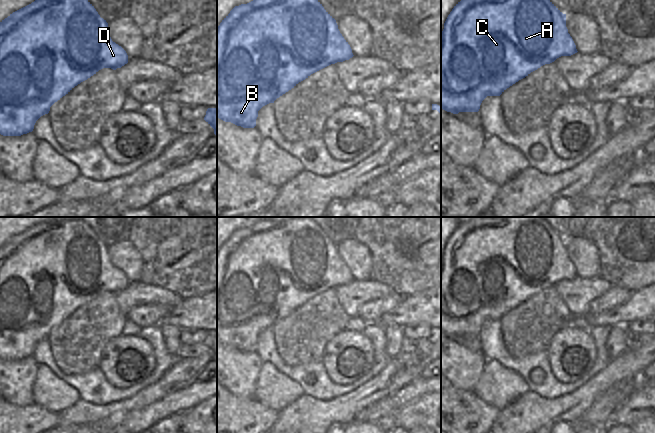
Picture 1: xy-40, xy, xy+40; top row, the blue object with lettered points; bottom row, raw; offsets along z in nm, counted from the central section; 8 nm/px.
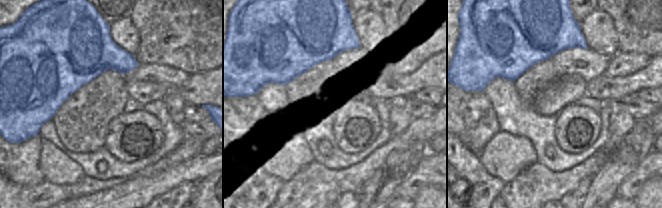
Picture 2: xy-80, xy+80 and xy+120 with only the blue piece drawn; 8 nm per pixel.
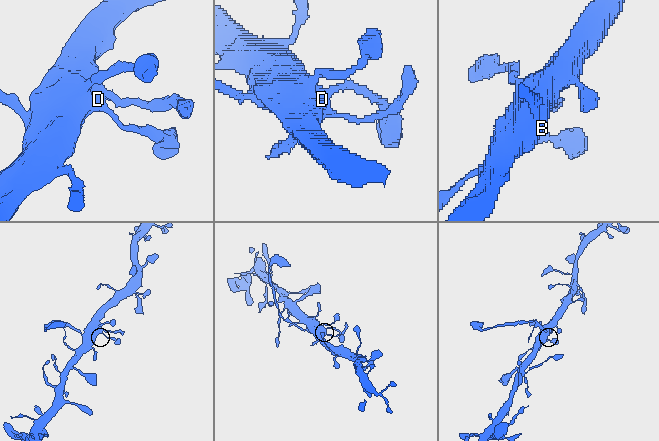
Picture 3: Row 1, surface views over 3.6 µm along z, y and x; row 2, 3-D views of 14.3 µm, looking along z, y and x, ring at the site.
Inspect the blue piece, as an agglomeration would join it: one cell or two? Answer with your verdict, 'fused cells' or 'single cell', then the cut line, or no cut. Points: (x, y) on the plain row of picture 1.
single cell; no cut

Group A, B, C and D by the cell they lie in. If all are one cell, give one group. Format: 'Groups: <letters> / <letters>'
Groups: A B C D.

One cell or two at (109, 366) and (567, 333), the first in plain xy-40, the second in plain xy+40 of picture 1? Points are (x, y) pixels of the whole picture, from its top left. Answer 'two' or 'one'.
one

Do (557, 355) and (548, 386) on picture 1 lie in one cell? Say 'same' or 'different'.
different

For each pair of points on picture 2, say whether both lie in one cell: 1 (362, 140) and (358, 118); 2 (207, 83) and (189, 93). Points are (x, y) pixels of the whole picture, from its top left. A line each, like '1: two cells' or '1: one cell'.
1: one cell
2: one cell

